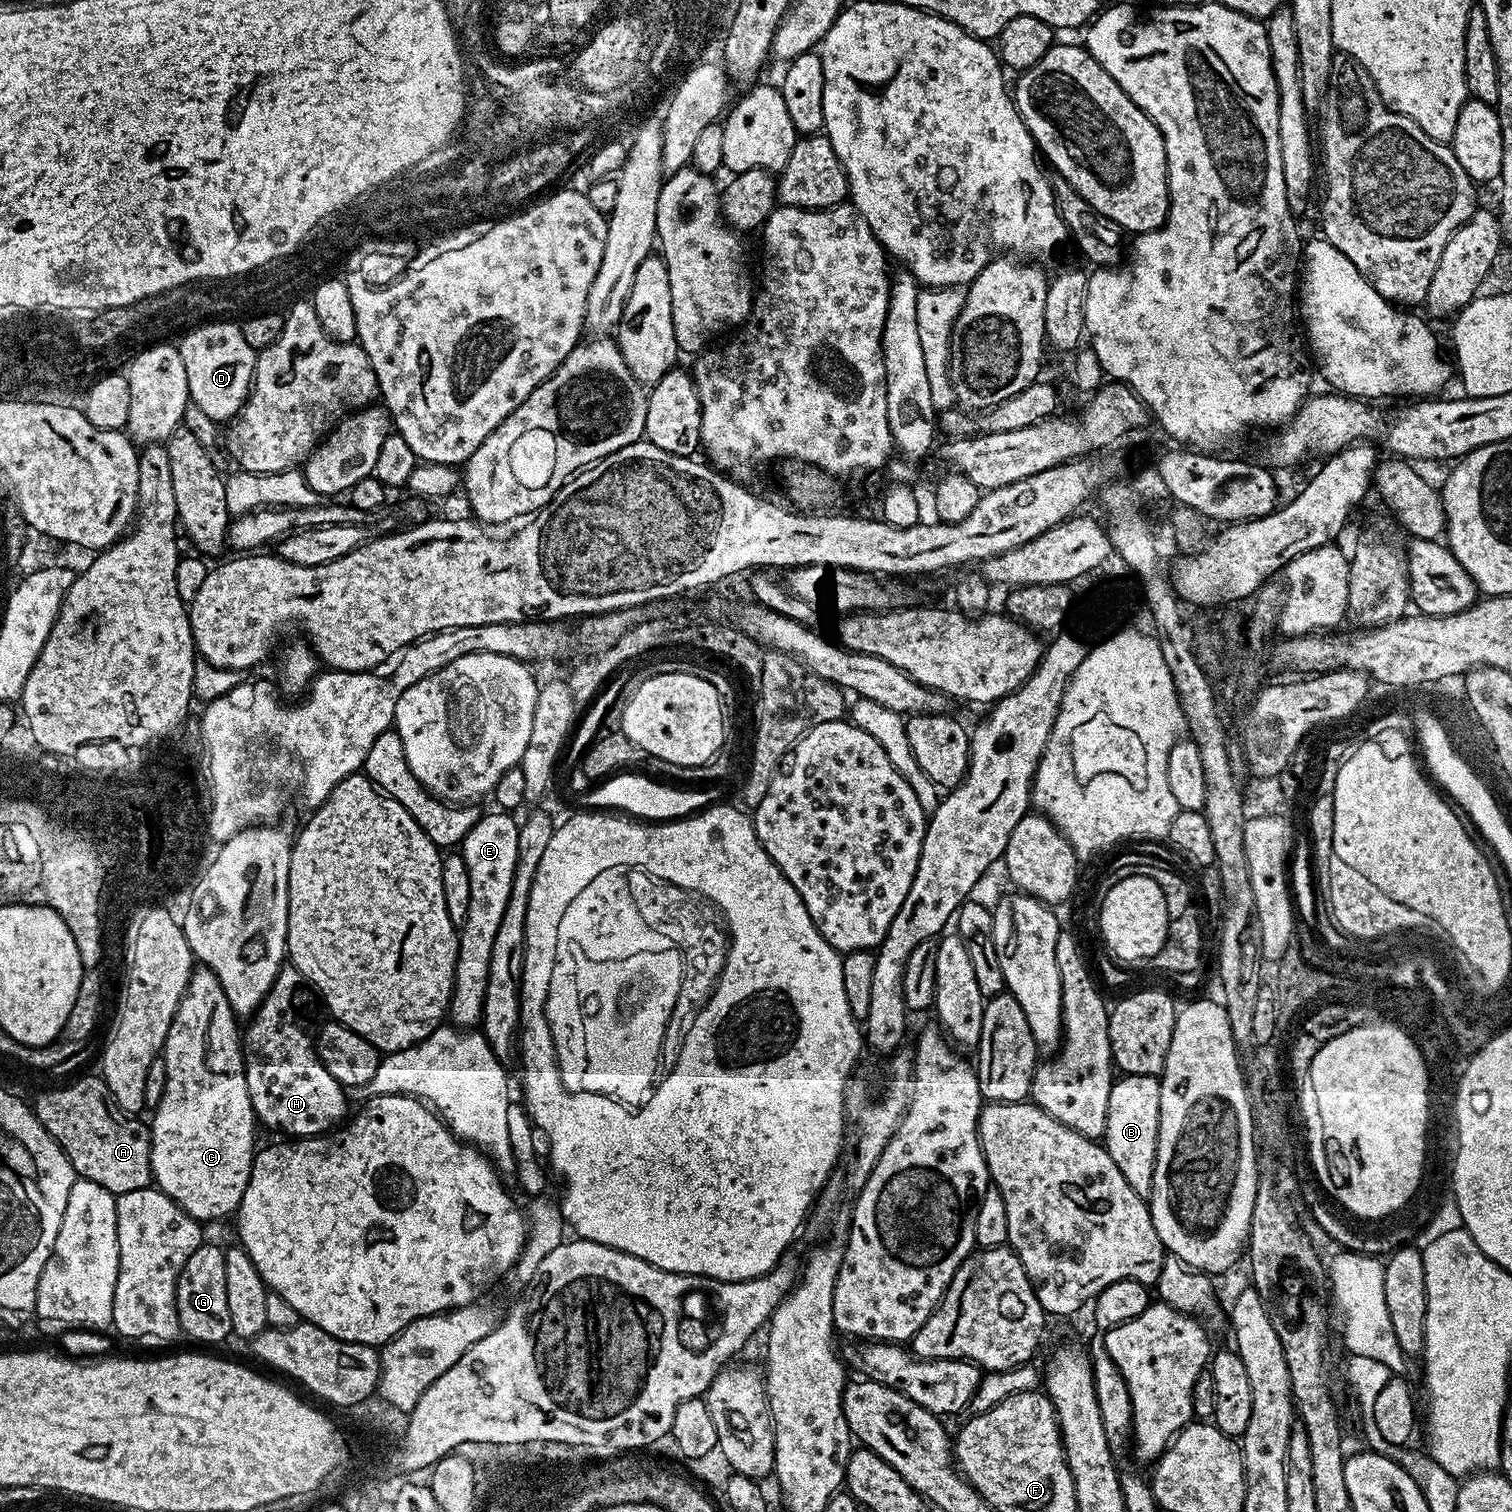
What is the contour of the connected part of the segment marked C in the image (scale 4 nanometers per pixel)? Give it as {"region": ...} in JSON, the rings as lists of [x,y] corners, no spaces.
{"region":[[[203,966],[197,967],[193,971],[188,989],[184,992],[182,1002],[178,1006],[178,1010],[172,1019],[170,1030],[166,1034],[166,1042],[162,1059],[166,1066],[166,1090],[162,1094],[162,1098],[158,1102],[158,1106],[151,1113],[150,1119],[151,1140],[150,1146],[150,1166],[152,1167],[152,1179],[155,1187],[165,1192],[170,1199],[178,1206],[182,1206],[182,1210],[186,1214],[190,1214],[195,1220],[207,1222],[207,1220],[220,1220],[223,1216],[231,1217],[233,1213],[239,1209],[242,1202],[242,1194],[246,1190],[246,1182],[250,1178],[250,1170],[252,1169],[252,1157],[254,1155],[254,1147],[252,1143],[256,1140],[256,1128],[258,1129],[258,1121],[256,1115],[252,1113],[252,1103],[250,1102],[250,1090],[246,1082],[246,1074],[244,1073],[245,1049],[242,1047],[242,1032],[236,1029],[238,1017],[232,1011],[230,1002],[226,998],[226,990],[222,990],[222,982],[218,982],[218,978],[211,970]]]}

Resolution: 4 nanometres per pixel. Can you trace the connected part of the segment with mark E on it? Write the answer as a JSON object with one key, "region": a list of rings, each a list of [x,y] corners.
{"region":[[[492,810],[492,813],[481,815],[480,821],[470,830],[470,834],[466,834],[466,838],[460,845],[458,845],[458,855],[466,862],[466,874],[470,874],[470,906],[466,910],[466,918],[464,923],[459,925],[458,928],[458,958],[456,959],[456,965],[454,966],[454,986],[452,987],[452,997],[448,1003],[448,1010],[446,1013],[447,1019],[451,1021],[455,1027],[463,1028],[465,1030],[472,1030],[481,1023],[481,1016],[483,1014],[483,999],[486,998],[486,986],[487,986],[487,975],[490,974],[490,954],[493,953],[494,938],[497,937],[498,926],[501,925],[502,914],[506,911],[506,904],[510,900],[510,888],[514,881],[514,870],[518,863],[518,836],[520,824],[518,820],[504,810]]]}

